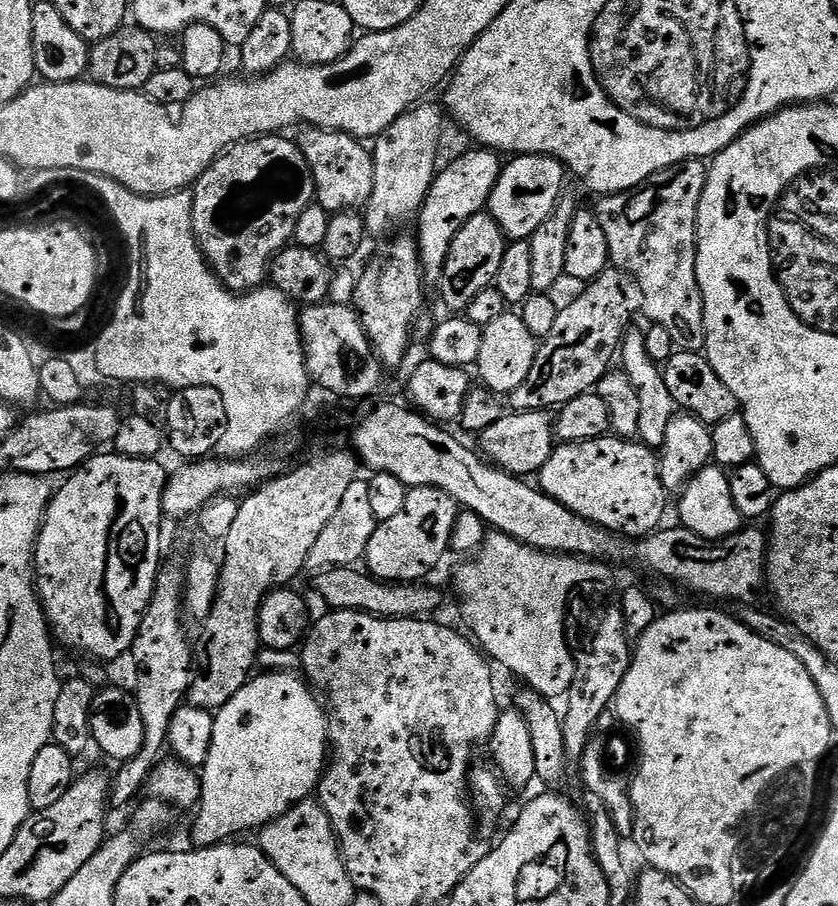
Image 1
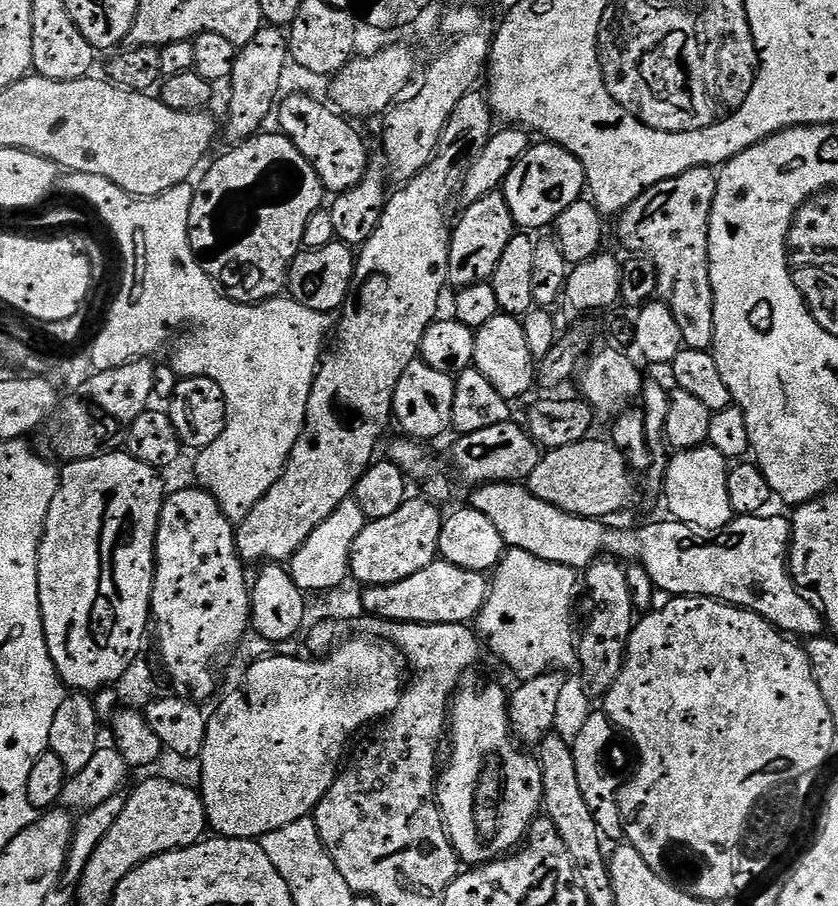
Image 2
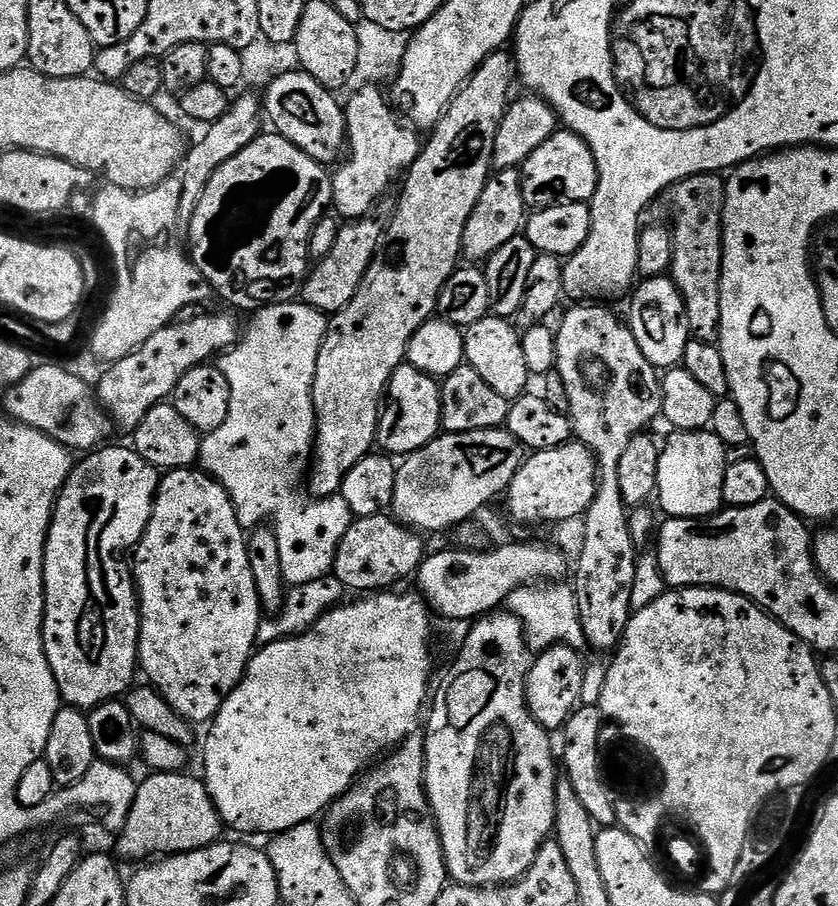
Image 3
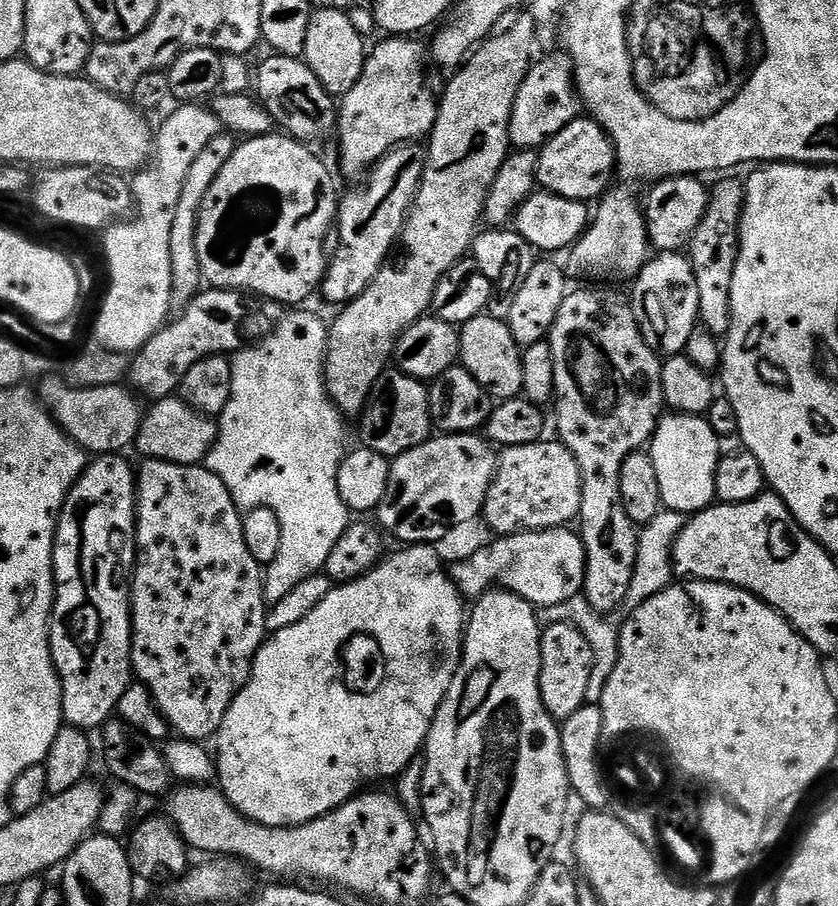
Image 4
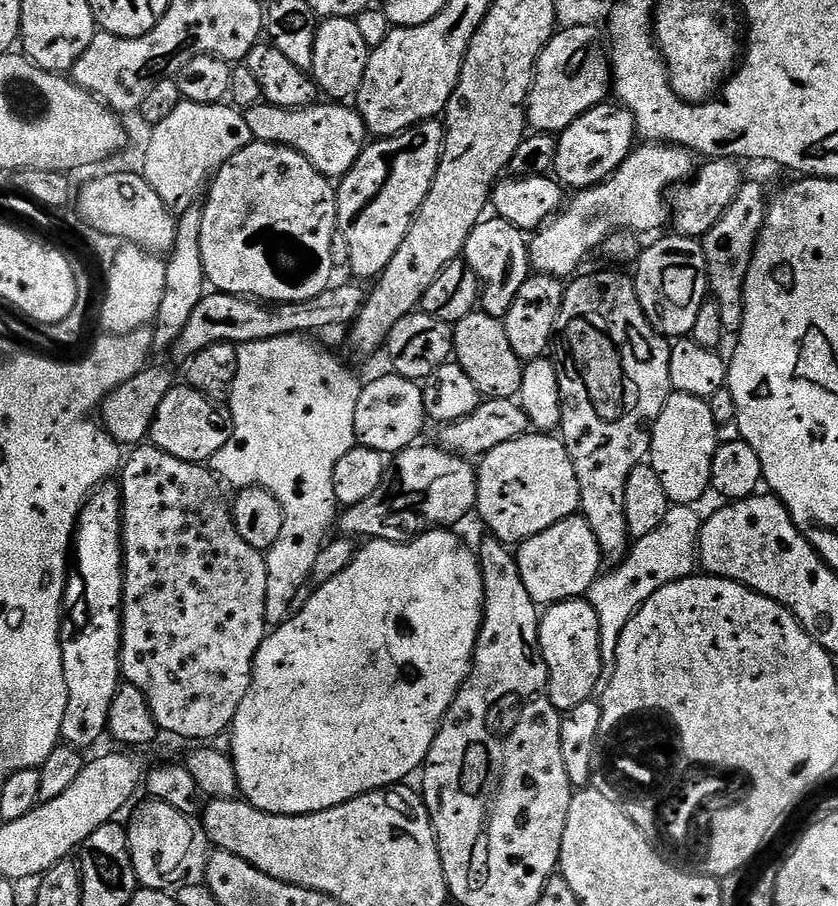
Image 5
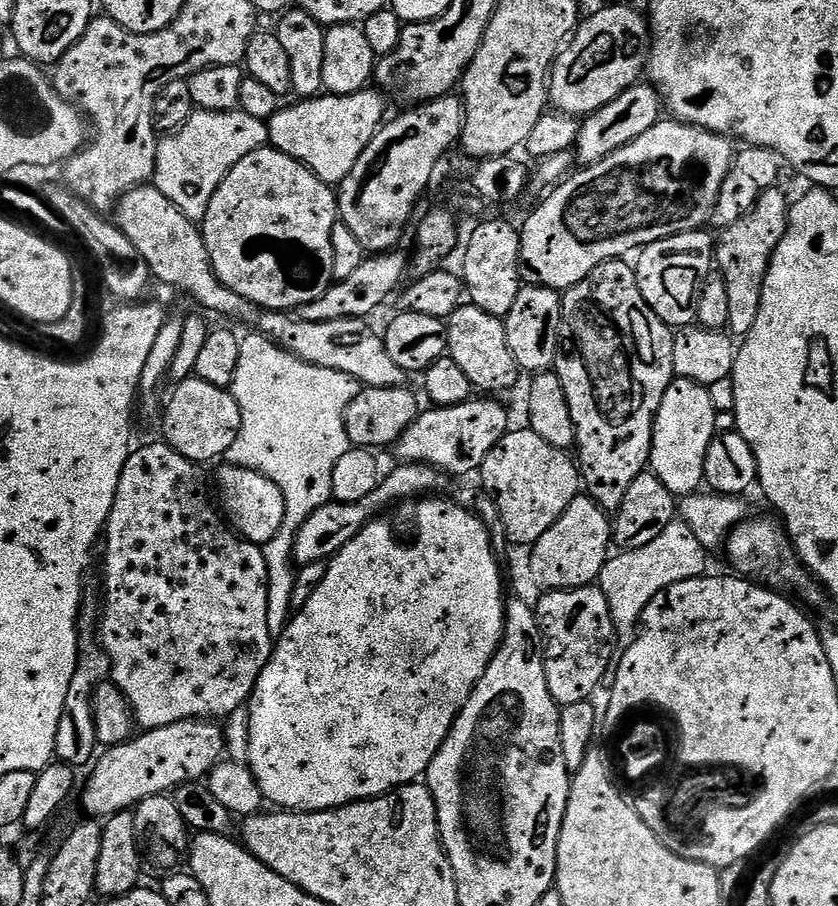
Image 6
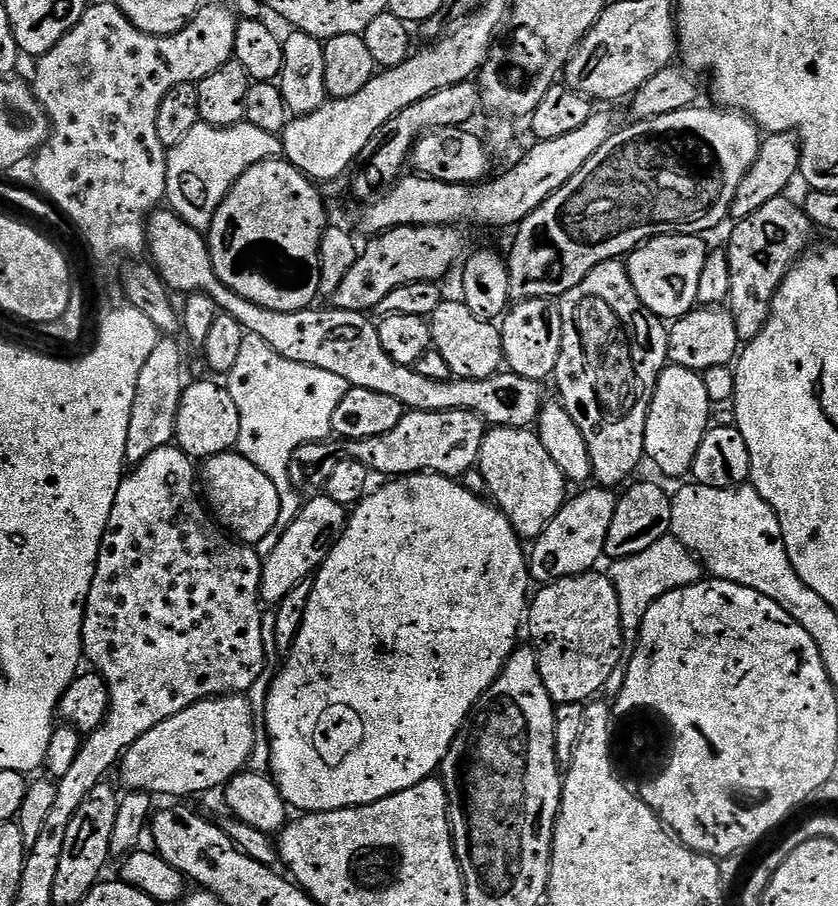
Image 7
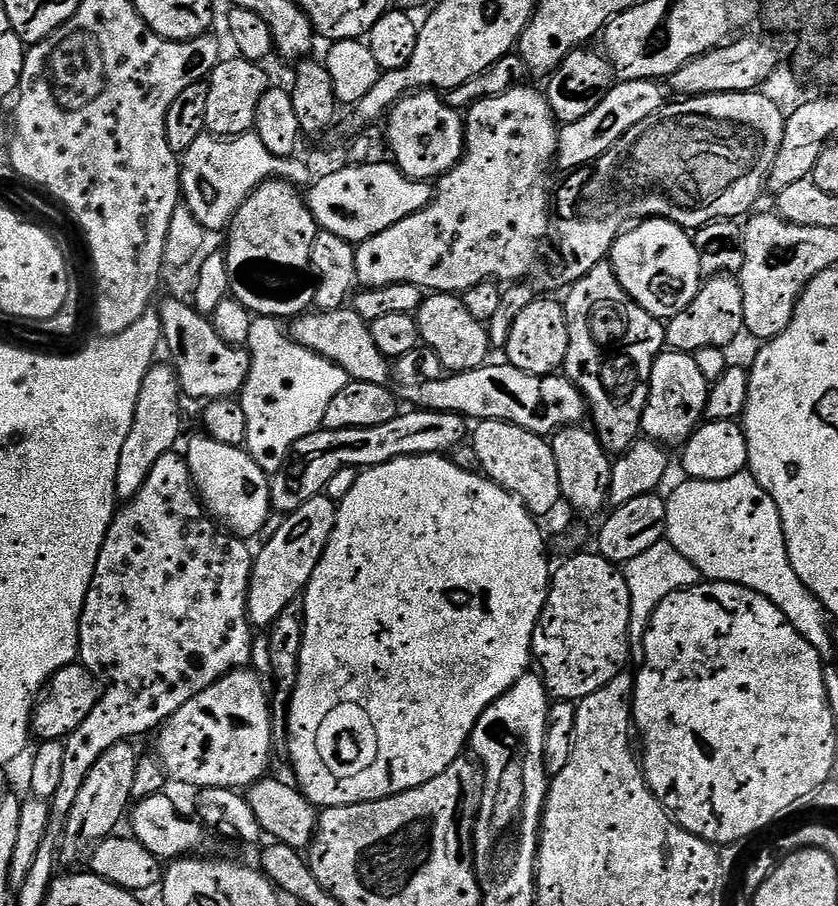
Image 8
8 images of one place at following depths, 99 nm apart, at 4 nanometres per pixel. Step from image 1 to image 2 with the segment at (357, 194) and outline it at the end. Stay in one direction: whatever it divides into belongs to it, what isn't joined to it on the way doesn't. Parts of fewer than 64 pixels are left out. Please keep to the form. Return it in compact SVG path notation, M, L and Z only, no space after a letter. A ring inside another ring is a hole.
M300 92L294 93L293 96L286 96L278 104L279 131L292 140L294 146L298 146L298 150L302 150L306 162L310 162L310 166L314 166L318 178L324 183L325 193L339 194L362 183L364 175L367 174L370 167L370 161L368 161L368 148L364 145L359 130L352 125L355 123L341 115L335 107L329 106L327 103L324 105L322 101L315 100L312 96L303 96Z

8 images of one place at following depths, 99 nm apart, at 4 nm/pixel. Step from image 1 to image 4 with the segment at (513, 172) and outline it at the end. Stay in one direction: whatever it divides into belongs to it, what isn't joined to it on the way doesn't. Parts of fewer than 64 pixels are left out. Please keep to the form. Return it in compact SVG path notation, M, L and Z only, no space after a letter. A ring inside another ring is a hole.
M591 118L570 121L561 132L554 134L554 138L550 138L548 143L539 149L538 155L540 161L536 183L545 192L553 192L556 196L571 200L592 202L592 199L595 201L607 192L613 183L616 151L602 125Z

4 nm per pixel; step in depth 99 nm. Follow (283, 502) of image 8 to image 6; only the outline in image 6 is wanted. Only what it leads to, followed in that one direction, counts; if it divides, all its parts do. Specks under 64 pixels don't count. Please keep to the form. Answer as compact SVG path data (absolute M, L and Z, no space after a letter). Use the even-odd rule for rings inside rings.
M473 398L465 404L449 408L429 407L421 411L414 423L401 434L394 445L397 461L406 464L427 464L441 474L468 476L479 473L486 454L510 431L508 412L496 398Z

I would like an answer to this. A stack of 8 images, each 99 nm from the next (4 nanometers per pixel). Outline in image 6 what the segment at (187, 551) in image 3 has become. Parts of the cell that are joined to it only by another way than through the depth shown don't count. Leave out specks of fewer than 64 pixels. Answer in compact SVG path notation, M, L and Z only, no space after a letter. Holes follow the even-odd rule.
M163 442L138 448L129 455L122 470L122 478L118 482L118 494L108 515L106 535L102 540L104 588L108 593L105 594L104 600L102 596L102 611L98 616L98 643L112 663L111 683L117 684L126 694L135 723L139 727L141 724L141 729L165 728L183 720L220 722L223 721L223 716L232 716L239 708L241 711L247 705L266 662L272 657L274 637L270 634L270 626L266 622L268 563L261 545L251 544L249 540L237 535L222 519L221 513L217 509L216 513L208 505L207 498L203 496L204 484L200 481L201 469L197 465Z

